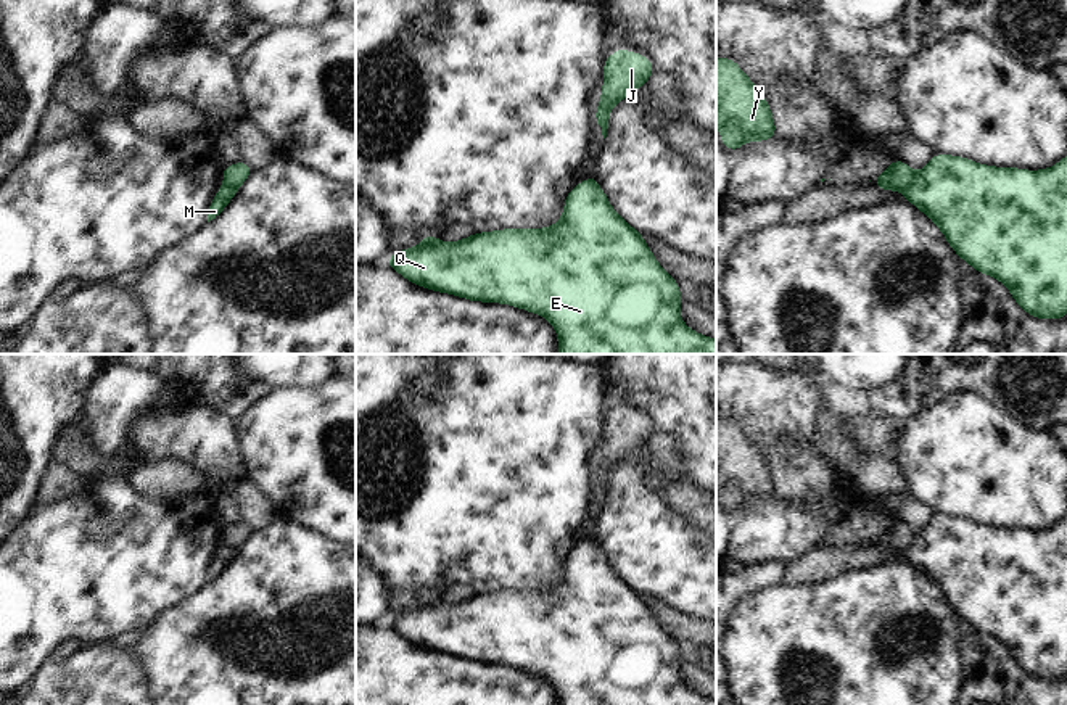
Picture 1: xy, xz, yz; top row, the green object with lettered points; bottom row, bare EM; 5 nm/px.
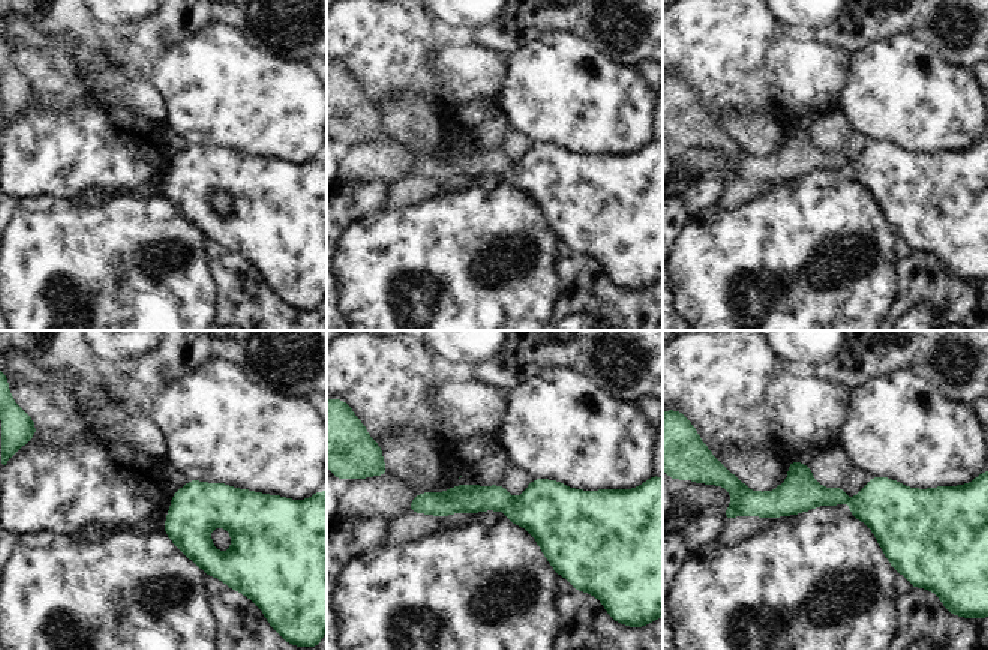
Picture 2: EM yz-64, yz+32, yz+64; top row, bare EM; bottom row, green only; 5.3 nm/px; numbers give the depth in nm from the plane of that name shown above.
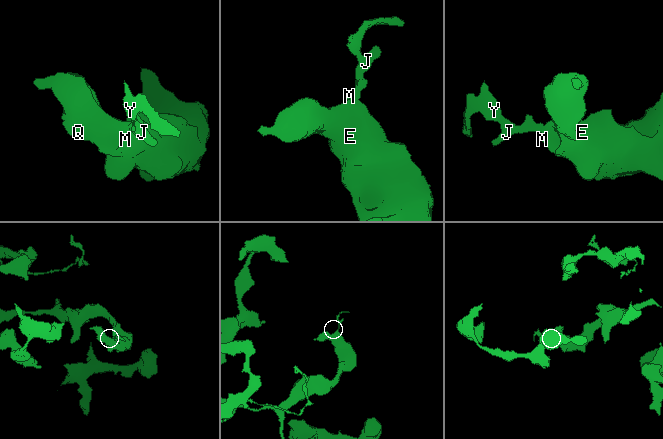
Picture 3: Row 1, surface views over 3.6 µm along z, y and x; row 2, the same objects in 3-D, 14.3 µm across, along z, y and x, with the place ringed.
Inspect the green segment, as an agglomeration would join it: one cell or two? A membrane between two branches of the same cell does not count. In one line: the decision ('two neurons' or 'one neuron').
two neurons

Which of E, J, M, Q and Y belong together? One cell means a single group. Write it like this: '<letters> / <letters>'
E M Q / J Y

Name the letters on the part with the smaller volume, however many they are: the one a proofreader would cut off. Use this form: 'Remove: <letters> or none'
Remove: J, Y

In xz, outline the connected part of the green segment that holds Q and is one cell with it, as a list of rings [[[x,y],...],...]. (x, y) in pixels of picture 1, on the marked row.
[[[579,182],[566,196],[562,219],[550,229],[515,229],[473,233],[443,243],[423,237],[417,248],[394,253],[388,266],[415,285],[472,301],[505,303],[550,320],[560,354],[716,354],[716,340],[684,325],[678,282],[665,272],[642,233],[626,224],[594,182]]]

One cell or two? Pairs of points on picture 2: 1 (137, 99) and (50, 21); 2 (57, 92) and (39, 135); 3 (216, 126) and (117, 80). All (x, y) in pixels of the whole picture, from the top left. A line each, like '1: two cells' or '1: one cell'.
1: one cell
2: two cells
3: two cells

